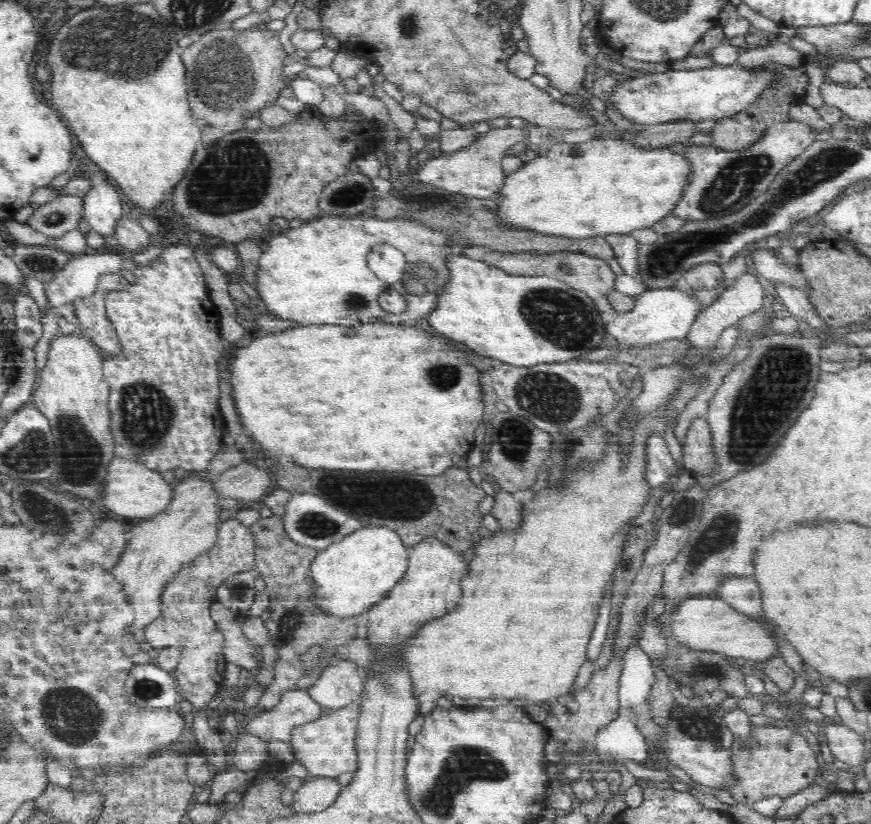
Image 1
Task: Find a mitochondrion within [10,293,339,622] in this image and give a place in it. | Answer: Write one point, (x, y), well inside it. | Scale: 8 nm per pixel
(147, 417)

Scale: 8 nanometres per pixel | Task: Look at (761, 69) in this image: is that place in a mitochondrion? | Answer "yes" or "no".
no

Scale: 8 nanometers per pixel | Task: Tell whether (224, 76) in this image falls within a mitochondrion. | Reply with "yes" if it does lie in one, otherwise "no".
yes

